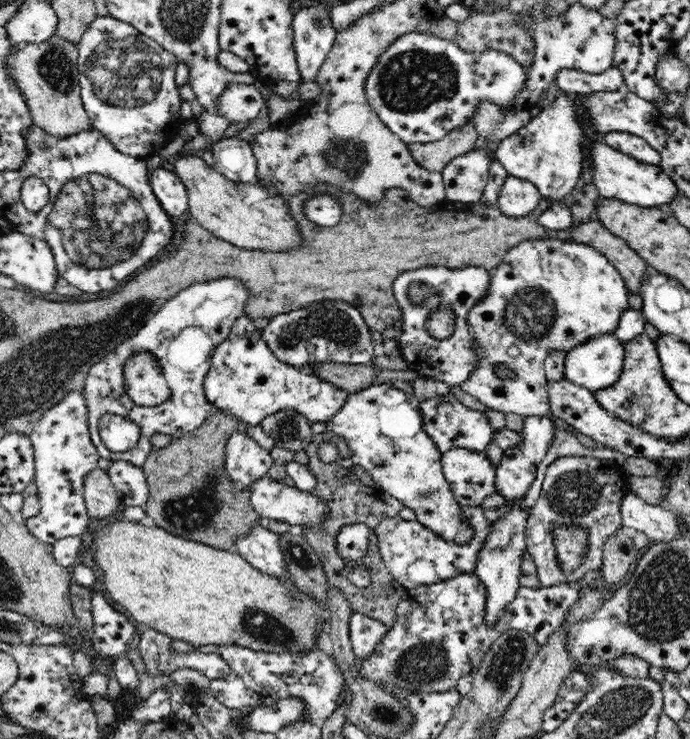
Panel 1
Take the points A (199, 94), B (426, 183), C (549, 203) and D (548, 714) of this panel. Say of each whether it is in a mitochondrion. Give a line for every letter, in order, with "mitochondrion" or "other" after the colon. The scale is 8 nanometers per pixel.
A: other
B: other
C: other
D: other

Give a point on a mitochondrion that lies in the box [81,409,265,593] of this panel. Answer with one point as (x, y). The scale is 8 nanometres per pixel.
(194, 513)

